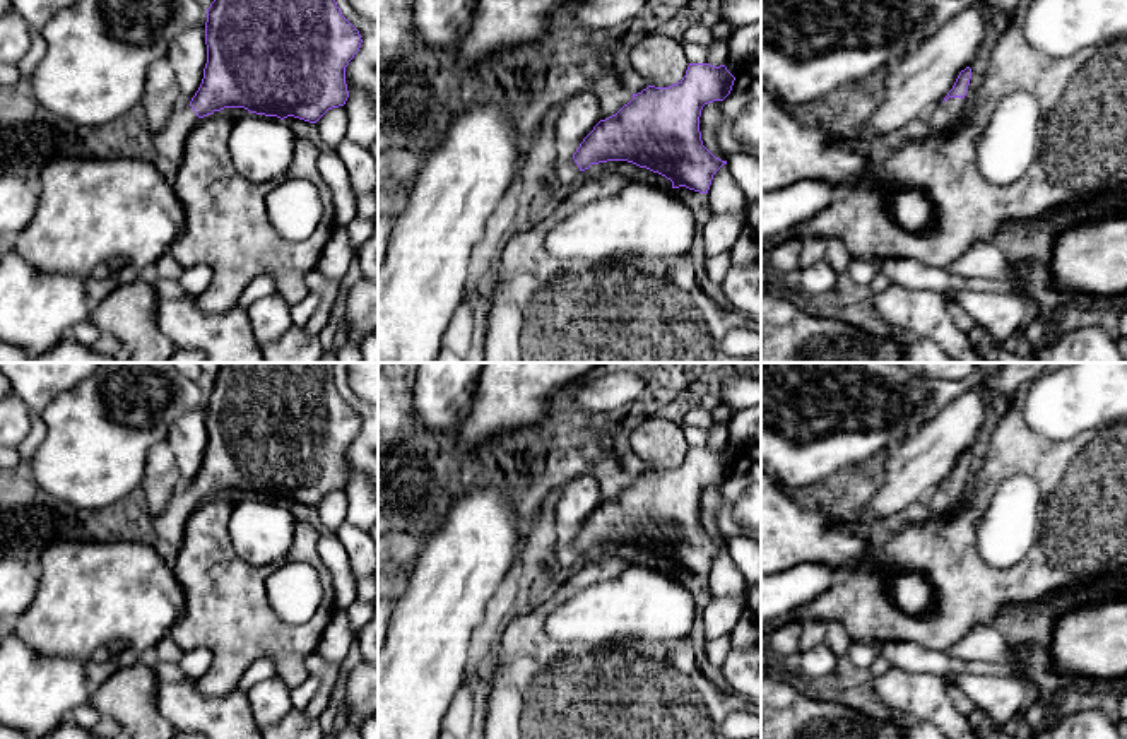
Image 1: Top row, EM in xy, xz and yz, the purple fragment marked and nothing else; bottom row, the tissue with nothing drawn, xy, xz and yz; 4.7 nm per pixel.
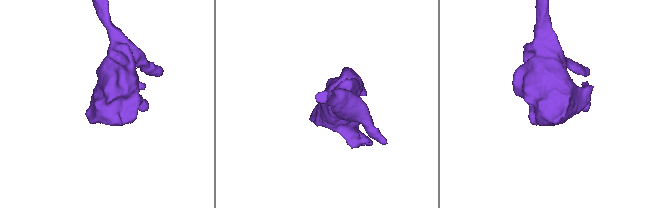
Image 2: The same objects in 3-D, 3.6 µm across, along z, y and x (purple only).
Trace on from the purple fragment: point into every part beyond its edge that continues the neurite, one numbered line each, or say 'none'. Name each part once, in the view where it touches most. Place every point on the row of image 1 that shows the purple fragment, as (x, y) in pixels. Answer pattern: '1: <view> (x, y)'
1: yz (946, 118)

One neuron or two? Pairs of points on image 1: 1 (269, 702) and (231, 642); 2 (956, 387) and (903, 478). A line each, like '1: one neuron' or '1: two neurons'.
1: two neurons
2: two neurons

